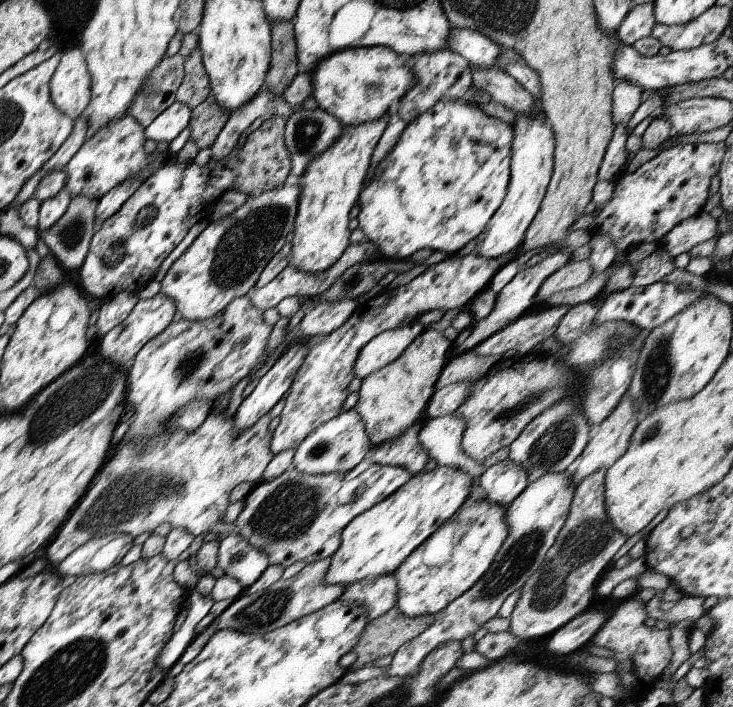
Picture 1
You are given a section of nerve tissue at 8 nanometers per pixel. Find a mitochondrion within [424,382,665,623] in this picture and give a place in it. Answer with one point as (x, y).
(592, 535)

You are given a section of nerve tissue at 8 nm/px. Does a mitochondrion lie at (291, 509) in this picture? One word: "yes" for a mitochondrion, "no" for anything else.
yes

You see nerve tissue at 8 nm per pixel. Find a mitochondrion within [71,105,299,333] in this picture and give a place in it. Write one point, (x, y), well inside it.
(241, 251)

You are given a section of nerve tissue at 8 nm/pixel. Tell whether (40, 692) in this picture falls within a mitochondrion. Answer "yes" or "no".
yes

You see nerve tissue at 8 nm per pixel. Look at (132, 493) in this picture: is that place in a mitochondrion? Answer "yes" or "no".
yes

